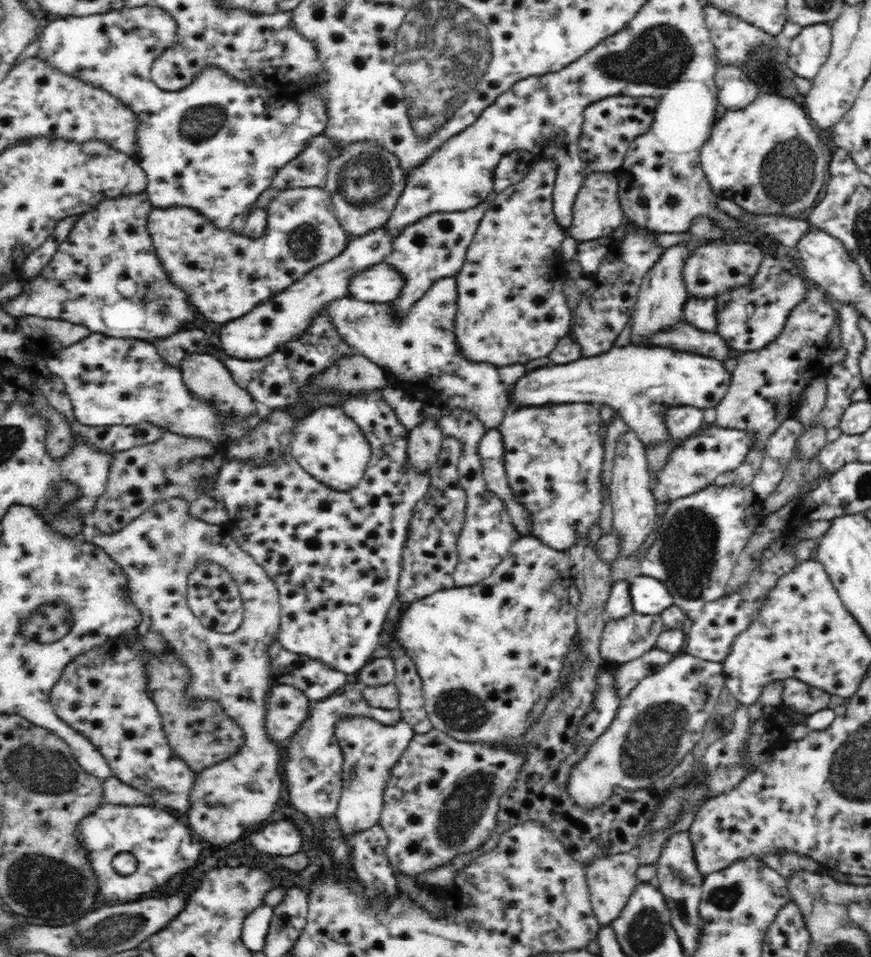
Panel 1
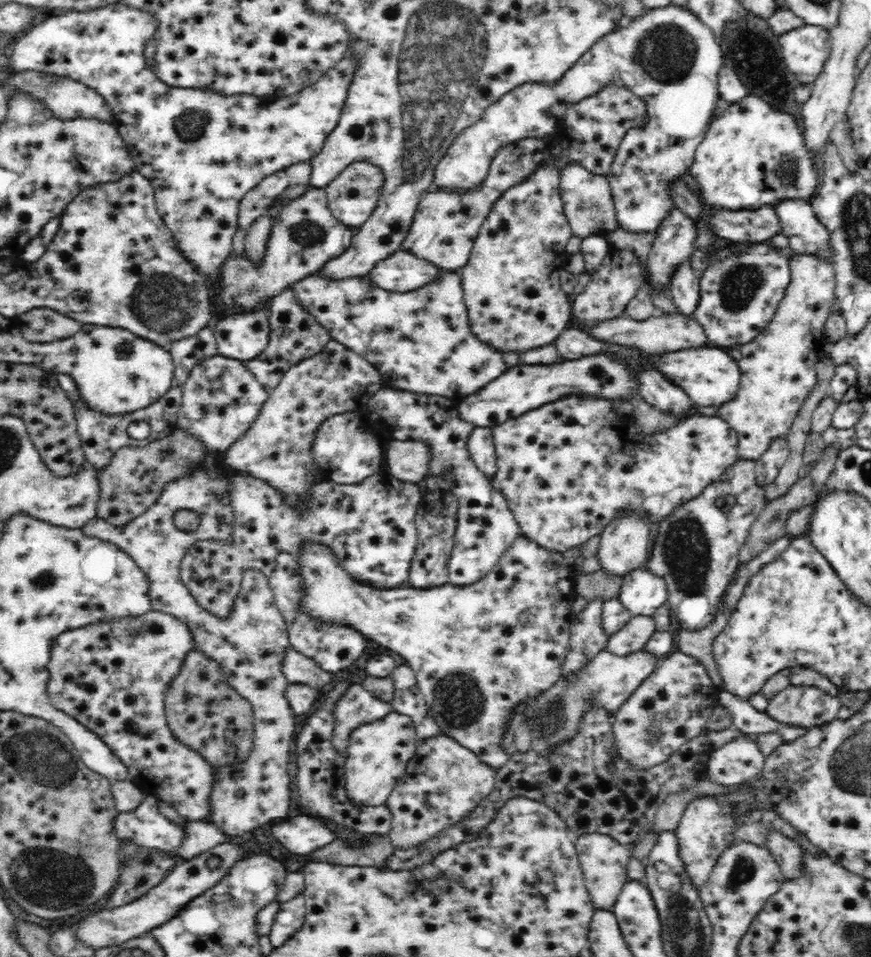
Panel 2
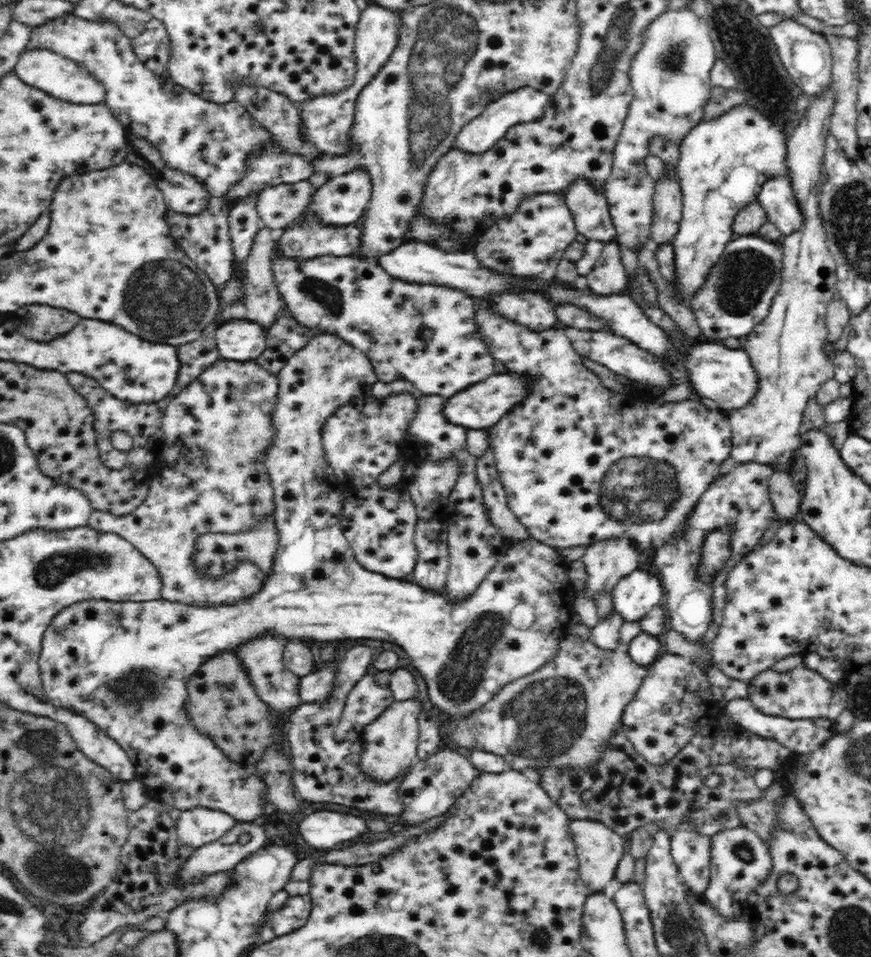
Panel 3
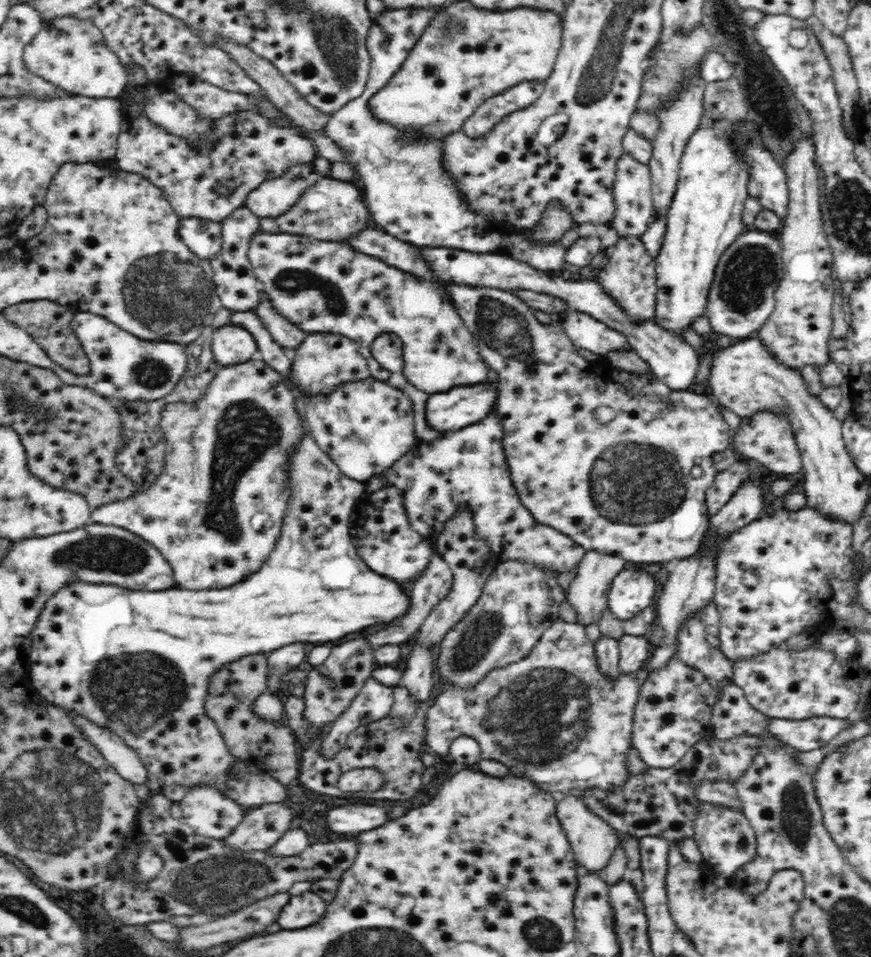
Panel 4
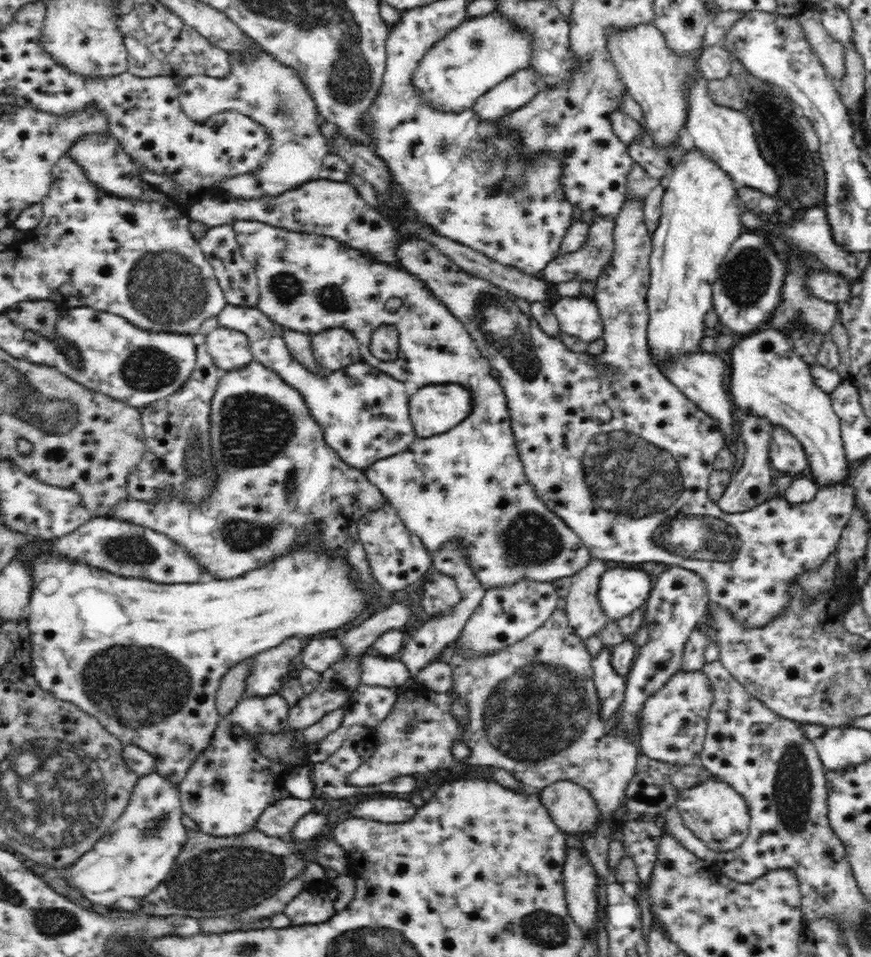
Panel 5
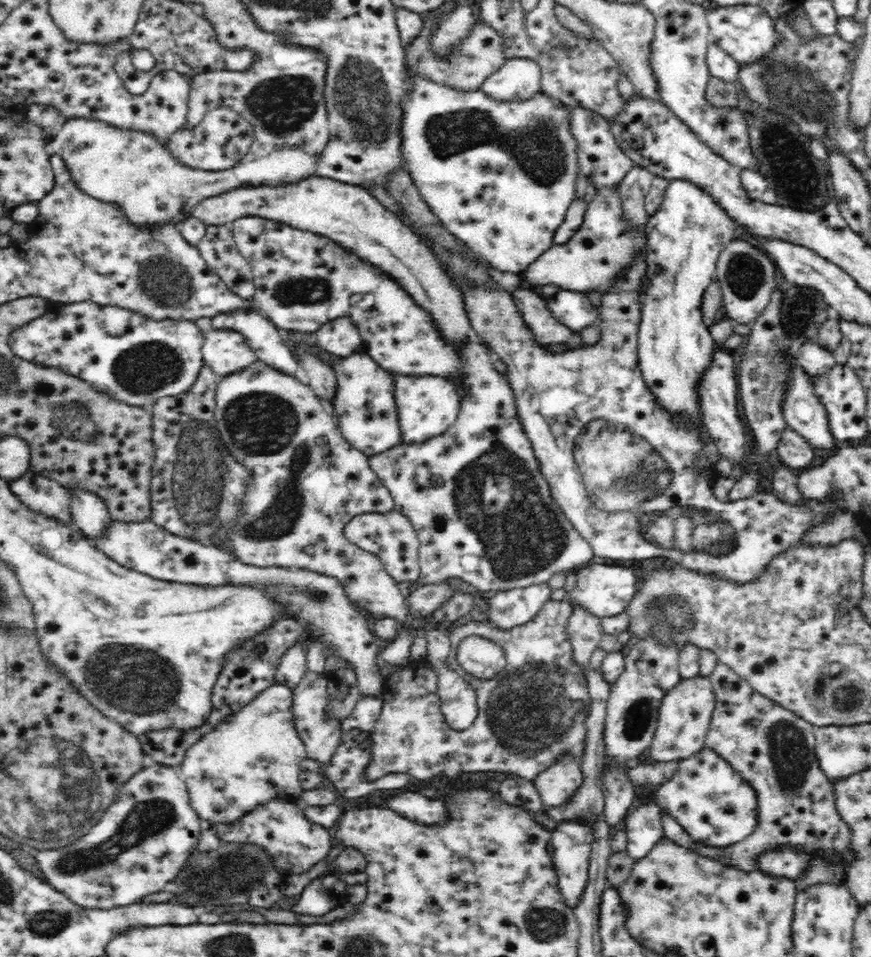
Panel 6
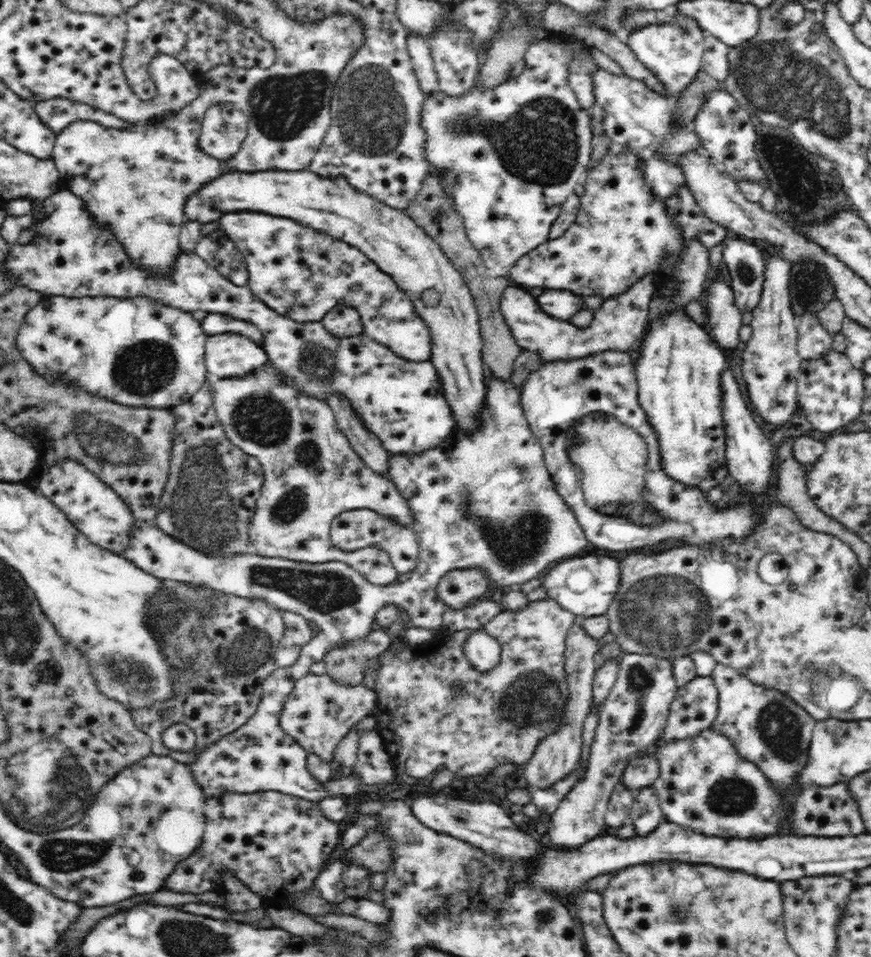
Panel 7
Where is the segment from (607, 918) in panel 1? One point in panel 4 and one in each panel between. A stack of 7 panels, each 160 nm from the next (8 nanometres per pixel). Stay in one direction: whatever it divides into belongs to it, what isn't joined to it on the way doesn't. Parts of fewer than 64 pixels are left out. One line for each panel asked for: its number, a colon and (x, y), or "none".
2: (604, 862)
3: (599, 850)
4: (593, 841)

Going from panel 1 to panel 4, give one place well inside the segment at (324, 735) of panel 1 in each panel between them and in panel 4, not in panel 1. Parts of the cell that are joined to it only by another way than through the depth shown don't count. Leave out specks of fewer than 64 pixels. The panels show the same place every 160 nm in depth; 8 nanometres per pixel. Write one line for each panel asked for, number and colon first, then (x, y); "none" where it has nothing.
2: (357, 706)
3: (367, 700)
4: (374, 701)

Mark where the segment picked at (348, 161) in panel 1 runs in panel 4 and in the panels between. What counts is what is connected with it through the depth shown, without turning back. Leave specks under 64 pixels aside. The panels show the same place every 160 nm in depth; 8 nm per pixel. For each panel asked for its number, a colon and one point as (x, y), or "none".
2: (352, 195)
3: (341, 201)
4: (332, 209)

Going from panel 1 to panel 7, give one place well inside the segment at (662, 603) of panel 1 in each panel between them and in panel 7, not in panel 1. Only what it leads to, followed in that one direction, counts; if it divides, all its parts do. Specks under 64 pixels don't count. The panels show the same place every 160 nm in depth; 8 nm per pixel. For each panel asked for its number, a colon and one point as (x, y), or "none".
2: (642, 592)
3: (634, 596)
4: (632, 591)
5: (621, 592)
6: (604, 590)
7: (587, 586)

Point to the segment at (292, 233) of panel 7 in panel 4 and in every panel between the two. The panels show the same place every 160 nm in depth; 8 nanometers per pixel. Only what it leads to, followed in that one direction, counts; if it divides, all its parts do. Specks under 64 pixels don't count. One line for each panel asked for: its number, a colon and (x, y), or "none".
4: (321, 286)
5: (469, 482)
6: (483, 512)

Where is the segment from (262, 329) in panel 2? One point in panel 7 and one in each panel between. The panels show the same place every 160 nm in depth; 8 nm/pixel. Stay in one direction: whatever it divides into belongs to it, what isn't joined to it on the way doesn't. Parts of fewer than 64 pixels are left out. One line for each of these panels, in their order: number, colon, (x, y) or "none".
3: (241, 340)
4: (231, 344)
5: (230, 349)
6: (225, 352)
7: (229, 355)

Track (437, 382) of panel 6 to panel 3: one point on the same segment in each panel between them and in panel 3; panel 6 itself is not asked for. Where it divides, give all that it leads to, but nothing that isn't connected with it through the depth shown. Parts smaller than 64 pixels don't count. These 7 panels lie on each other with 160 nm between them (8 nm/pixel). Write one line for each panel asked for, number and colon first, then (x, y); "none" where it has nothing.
3: (482, 405)
4: (452, 410)
5: (435, 409)

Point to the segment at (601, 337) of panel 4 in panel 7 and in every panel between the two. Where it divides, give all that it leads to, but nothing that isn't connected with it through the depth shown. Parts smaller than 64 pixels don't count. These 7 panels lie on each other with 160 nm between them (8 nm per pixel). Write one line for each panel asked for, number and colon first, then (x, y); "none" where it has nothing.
5: (579, 316)
6: (573, 308)
7: (561, 304)

